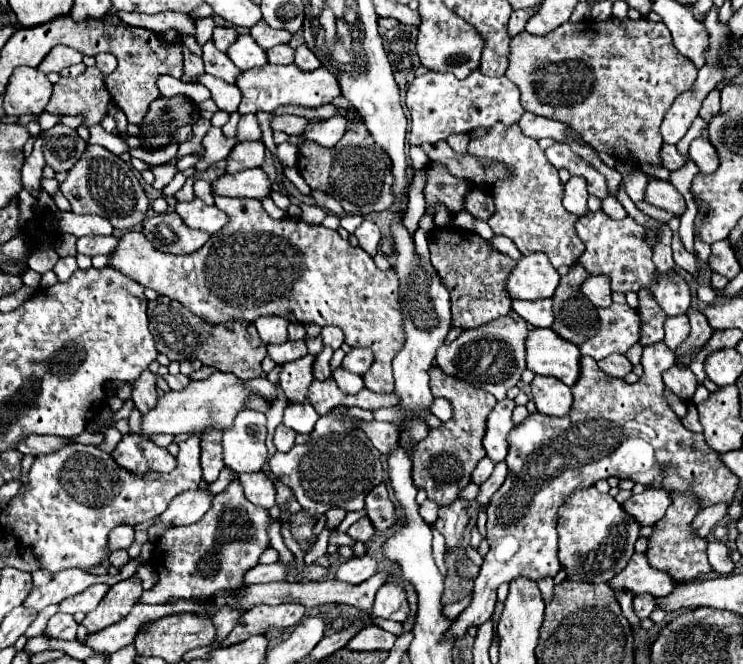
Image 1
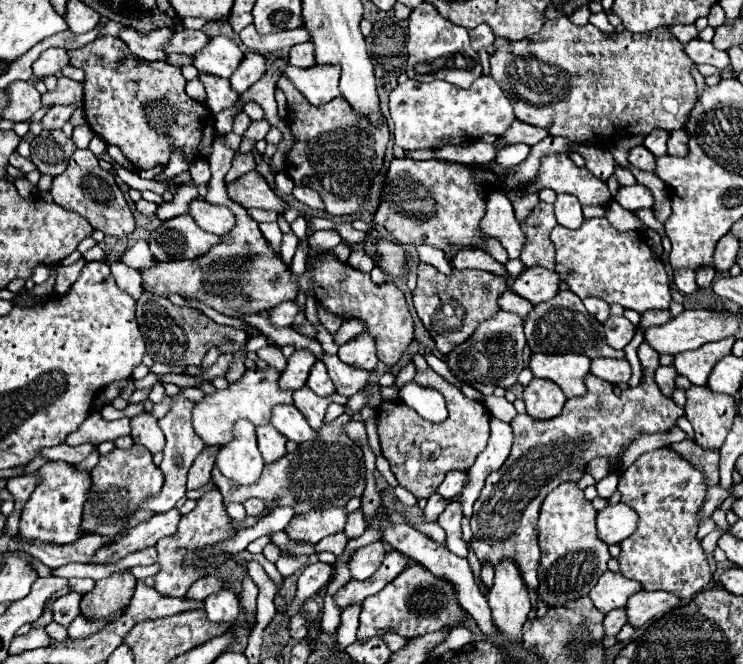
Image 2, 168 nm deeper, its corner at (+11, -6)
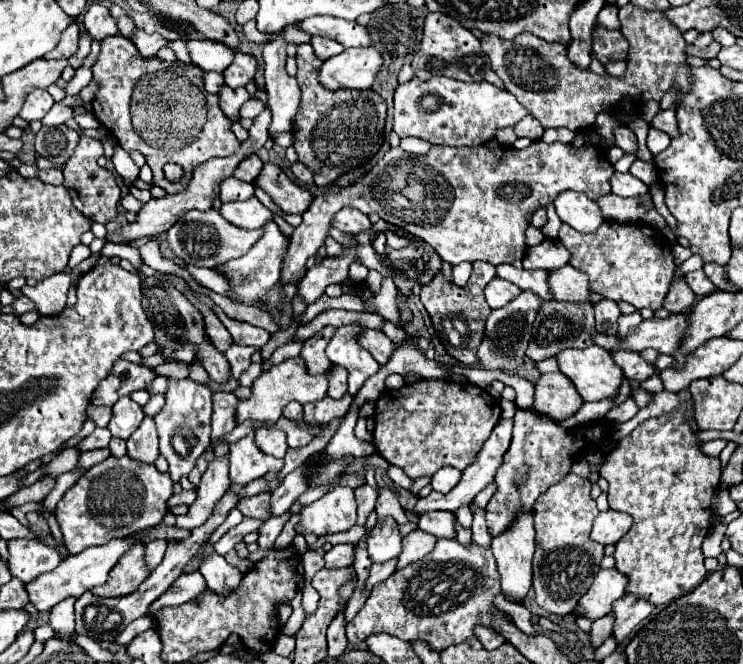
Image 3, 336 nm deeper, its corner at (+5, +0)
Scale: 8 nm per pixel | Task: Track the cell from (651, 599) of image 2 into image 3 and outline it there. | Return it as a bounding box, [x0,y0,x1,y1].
[614,594,656,642]

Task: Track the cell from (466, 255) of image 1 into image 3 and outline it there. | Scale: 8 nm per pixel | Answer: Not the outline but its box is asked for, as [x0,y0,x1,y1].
[420,262,496,366]

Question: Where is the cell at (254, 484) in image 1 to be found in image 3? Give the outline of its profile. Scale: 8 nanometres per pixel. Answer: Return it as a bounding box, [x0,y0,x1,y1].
[238,492,270,518]

